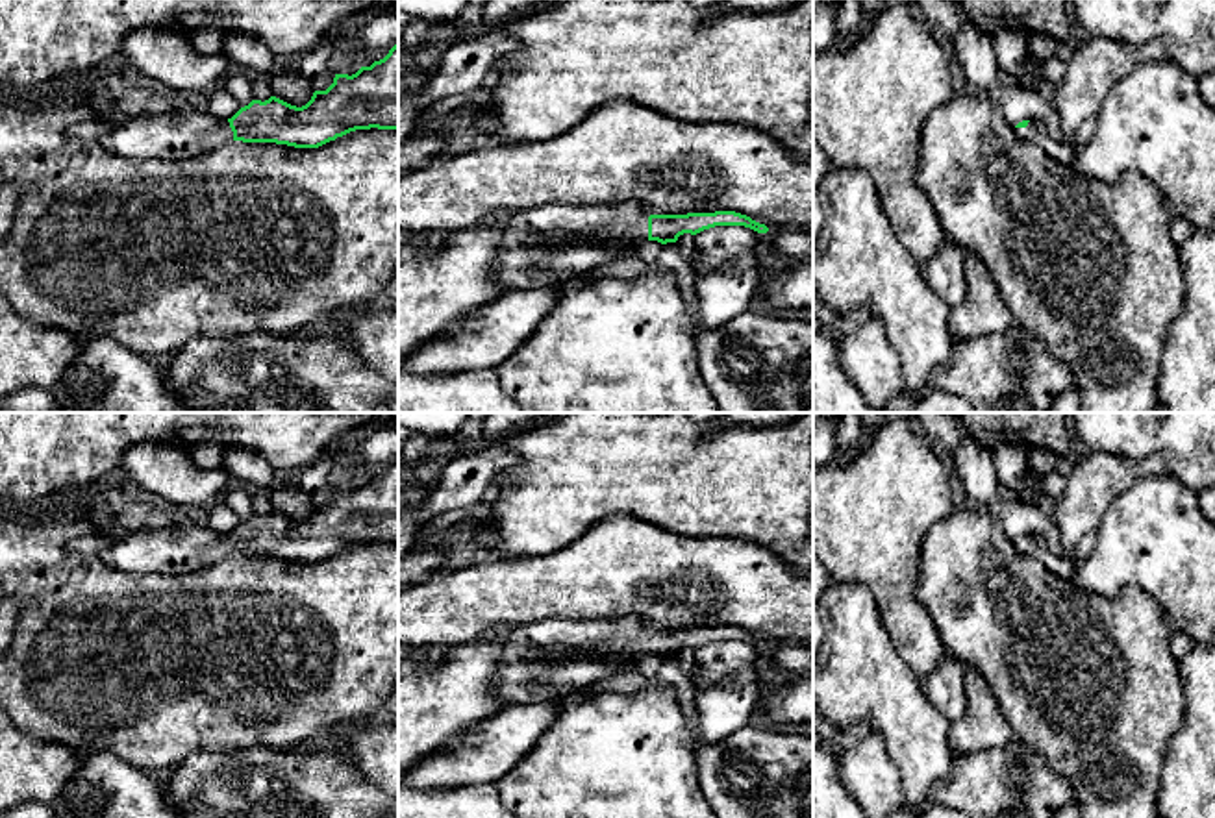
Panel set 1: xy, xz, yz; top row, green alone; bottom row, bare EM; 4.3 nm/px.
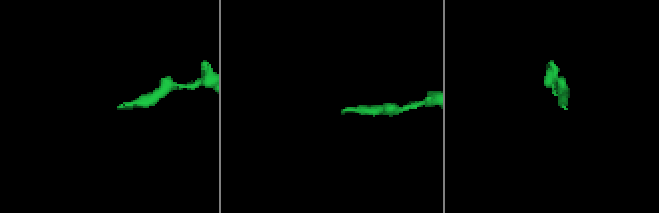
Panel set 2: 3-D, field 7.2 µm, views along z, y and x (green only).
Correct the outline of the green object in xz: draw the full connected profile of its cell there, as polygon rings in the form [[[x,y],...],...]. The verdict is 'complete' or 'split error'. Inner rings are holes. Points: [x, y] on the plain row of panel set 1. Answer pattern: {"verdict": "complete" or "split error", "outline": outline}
{"verdict": "split error", "outline": [[[639,618],[541,620],[506,640],[495,692],[506,705],[567,698],[615,674],[639,670],[641,655],[667,659],[715,640],[769,646],[735,626],[648,631]]]}

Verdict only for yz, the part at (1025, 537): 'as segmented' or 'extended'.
extended

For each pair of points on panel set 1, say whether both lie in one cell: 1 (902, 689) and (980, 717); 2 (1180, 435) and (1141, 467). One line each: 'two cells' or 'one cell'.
1: two cells
2: two cells

